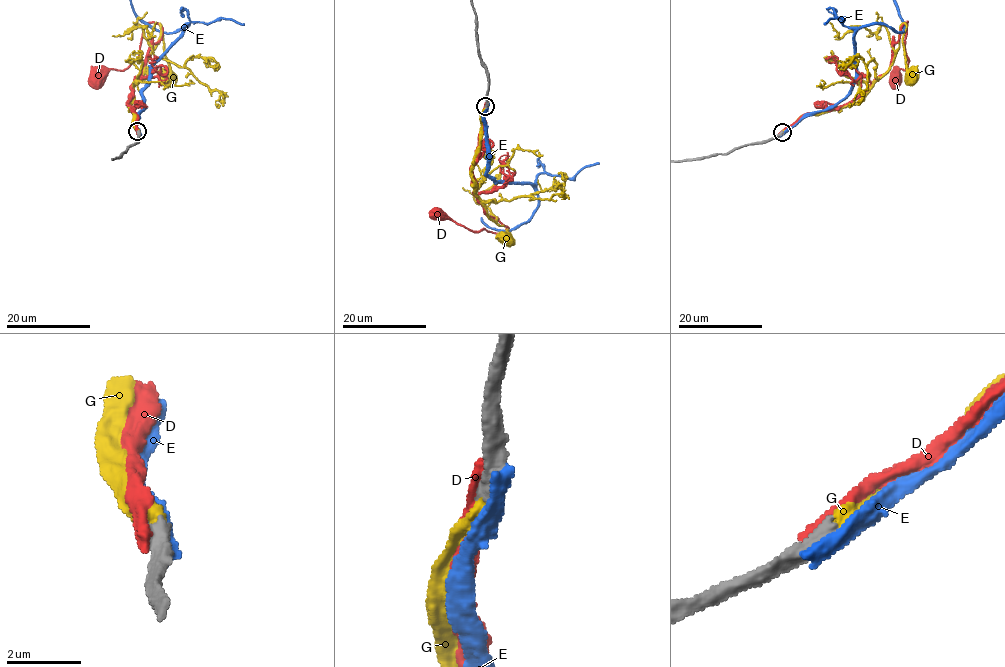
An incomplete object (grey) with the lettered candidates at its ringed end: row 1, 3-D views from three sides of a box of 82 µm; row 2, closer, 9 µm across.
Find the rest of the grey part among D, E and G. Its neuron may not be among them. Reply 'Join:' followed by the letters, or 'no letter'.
Join: G

